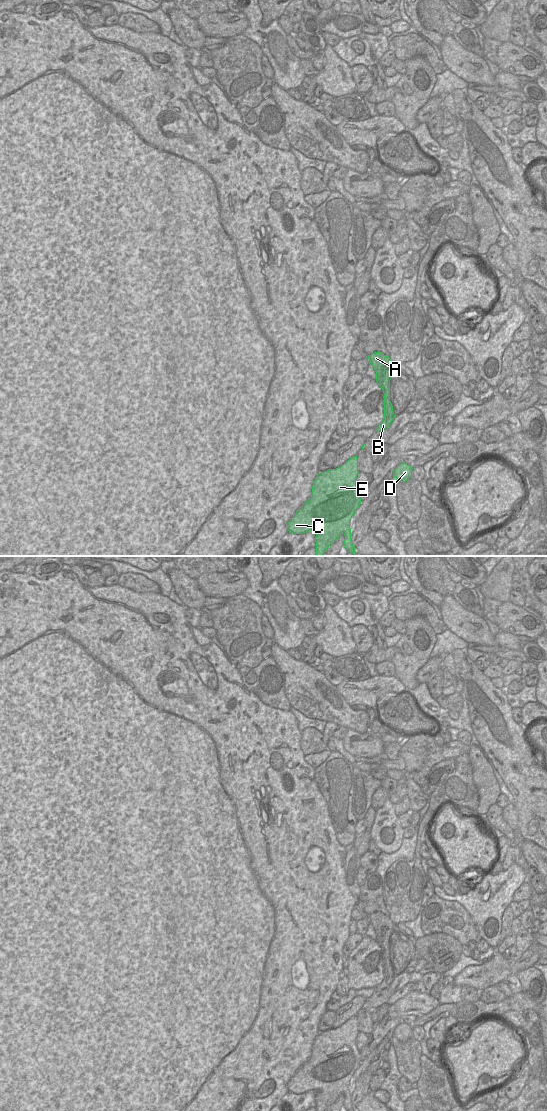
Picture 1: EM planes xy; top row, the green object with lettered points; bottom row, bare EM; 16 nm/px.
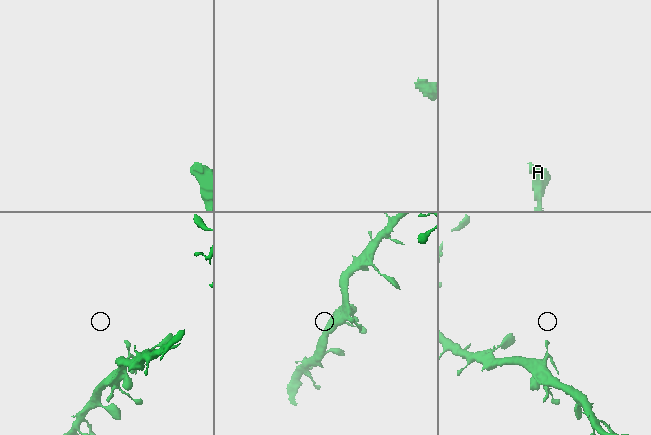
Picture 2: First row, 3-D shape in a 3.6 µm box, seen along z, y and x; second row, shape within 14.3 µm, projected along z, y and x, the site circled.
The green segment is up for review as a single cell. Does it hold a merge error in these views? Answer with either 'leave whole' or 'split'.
leave whole

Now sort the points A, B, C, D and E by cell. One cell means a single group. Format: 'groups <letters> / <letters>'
groups A B C D E

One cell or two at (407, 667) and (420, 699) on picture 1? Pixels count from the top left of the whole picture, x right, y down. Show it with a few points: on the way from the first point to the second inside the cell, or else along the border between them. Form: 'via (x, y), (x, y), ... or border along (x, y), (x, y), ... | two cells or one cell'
border along (418, 683), (410, 692) | two cells

